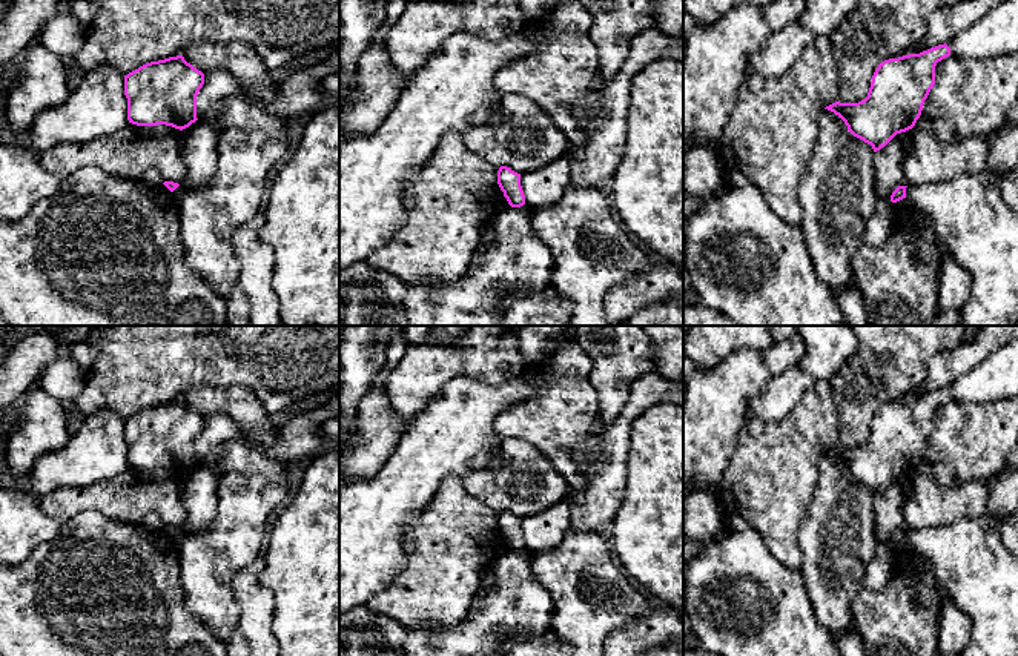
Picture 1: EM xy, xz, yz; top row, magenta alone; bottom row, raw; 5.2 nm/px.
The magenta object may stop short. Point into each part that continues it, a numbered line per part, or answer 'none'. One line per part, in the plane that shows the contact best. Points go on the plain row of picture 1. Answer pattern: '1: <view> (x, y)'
1: yz (997, 378)

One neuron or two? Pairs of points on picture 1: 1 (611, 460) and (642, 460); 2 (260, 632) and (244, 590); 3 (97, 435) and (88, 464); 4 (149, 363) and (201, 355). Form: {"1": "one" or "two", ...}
{"1": "two", "2": "one", "3": "one", "4": "one"}

